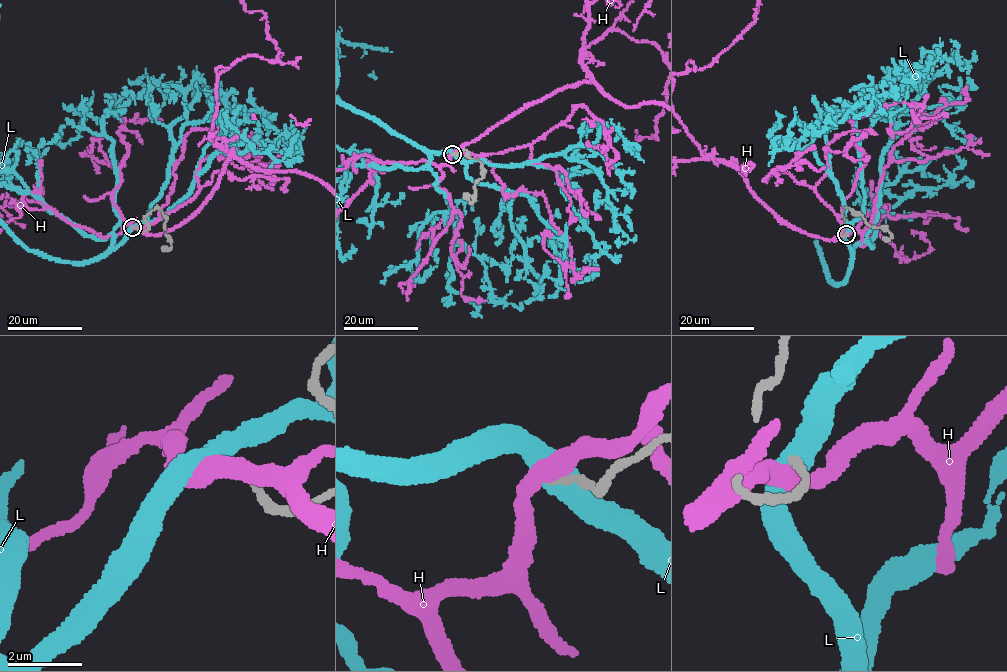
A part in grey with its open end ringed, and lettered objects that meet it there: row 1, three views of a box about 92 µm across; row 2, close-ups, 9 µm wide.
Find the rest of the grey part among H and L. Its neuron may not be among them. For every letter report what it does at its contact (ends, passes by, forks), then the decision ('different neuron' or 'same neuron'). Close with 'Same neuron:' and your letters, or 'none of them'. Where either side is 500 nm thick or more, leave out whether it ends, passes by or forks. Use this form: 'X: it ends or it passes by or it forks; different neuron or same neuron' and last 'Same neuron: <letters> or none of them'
H: it passes by; different neuron
L: different neuron
Same neuron: none of them

